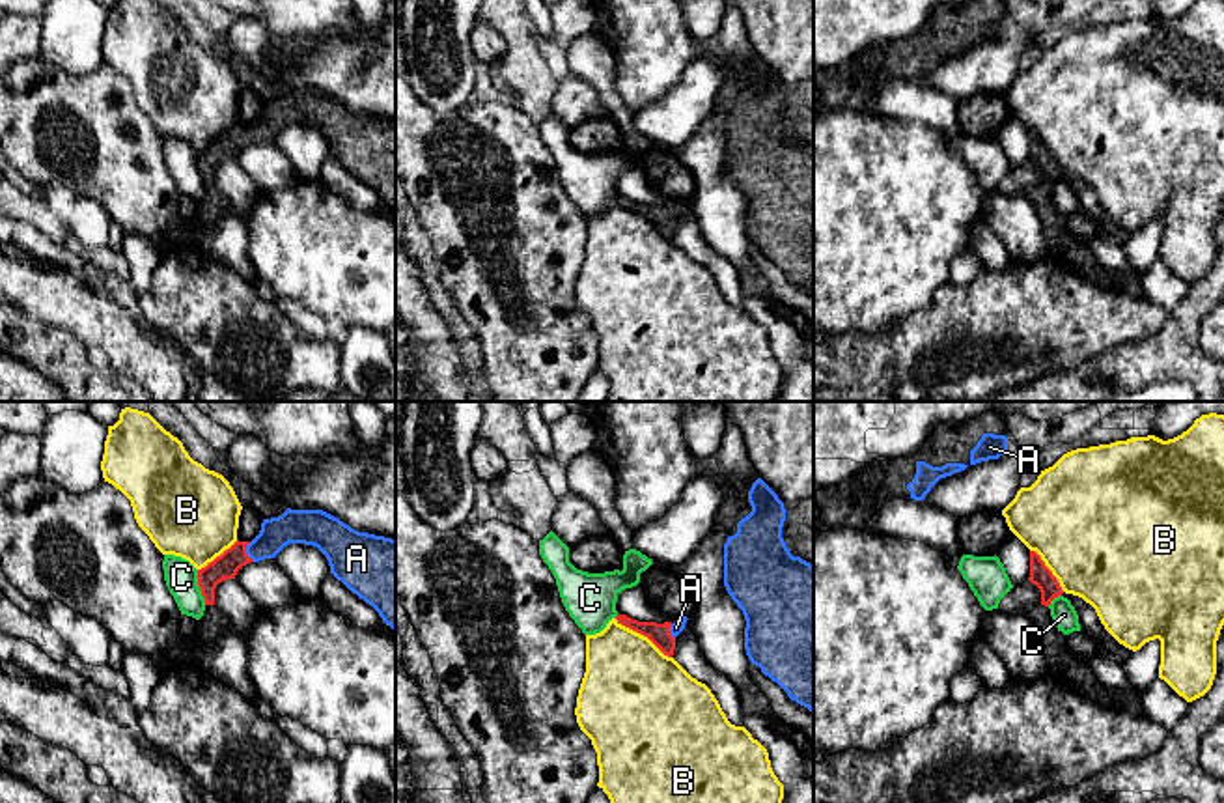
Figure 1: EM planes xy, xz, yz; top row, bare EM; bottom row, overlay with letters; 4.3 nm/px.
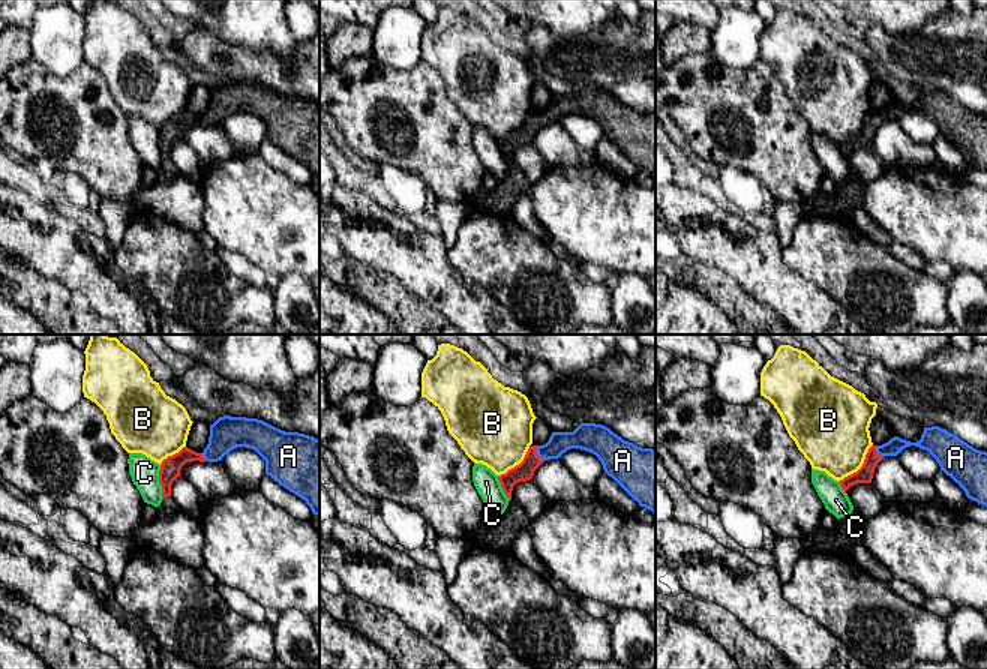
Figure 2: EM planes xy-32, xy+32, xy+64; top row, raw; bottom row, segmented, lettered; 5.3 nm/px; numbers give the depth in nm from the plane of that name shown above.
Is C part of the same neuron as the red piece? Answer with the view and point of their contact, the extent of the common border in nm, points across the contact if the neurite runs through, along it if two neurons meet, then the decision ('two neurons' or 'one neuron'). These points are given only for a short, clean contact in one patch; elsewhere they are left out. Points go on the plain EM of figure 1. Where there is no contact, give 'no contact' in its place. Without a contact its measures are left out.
contact xy (198, 167); length 160 nm; border xy (196, 152), (196, 167), (206, 185); two neurons

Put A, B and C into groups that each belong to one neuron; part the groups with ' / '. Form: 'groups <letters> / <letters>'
groups A / B / C

